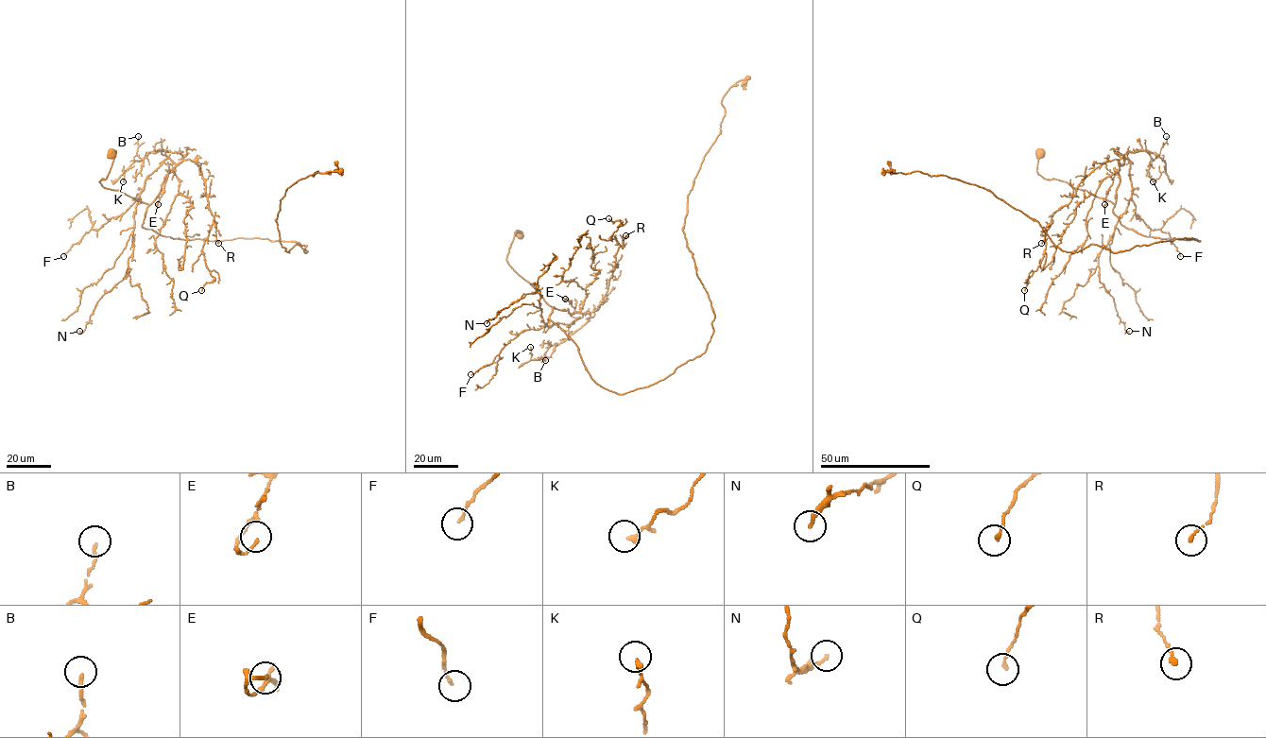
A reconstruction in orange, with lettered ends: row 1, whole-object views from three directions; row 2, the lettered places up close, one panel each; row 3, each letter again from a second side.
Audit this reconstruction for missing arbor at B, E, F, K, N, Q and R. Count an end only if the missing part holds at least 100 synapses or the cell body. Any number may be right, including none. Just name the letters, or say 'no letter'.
no letter

